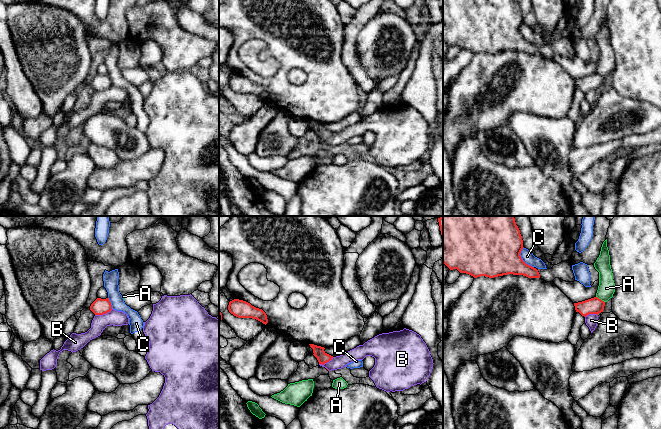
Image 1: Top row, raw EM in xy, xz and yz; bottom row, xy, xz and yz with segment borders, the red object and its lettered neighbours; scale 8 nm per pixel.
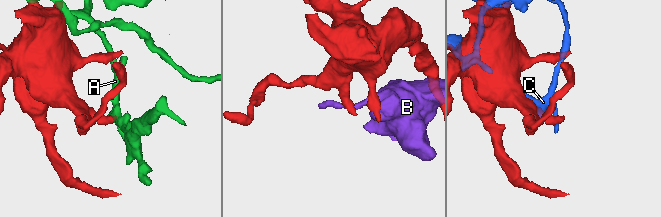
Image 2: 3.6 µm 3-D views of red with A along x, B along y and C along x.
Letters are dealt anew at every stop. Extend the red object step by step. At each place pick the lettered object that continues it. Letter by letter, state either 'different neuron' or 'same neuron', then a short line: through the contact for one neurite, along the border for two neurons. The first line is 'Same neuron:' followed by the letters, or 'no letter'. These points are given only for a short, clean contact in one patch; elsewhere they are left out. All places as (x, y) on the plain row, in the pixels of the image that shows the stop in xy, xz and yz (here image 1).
Same neuron: no letter
A: different neuron; line yz (596, 72), (604, 78)
B: different neuron; line xy (112, 85), (95, 91)
C: different neuron

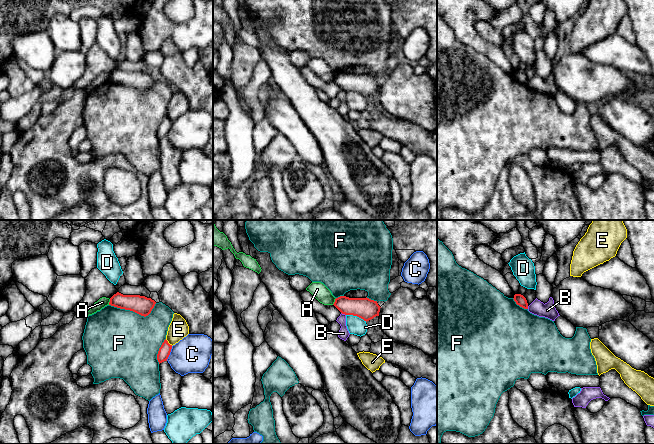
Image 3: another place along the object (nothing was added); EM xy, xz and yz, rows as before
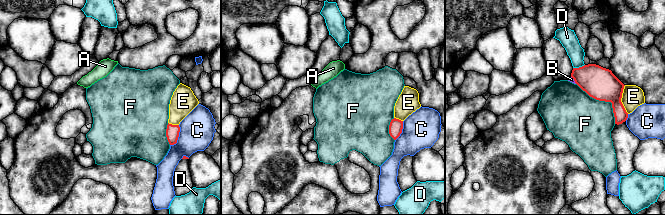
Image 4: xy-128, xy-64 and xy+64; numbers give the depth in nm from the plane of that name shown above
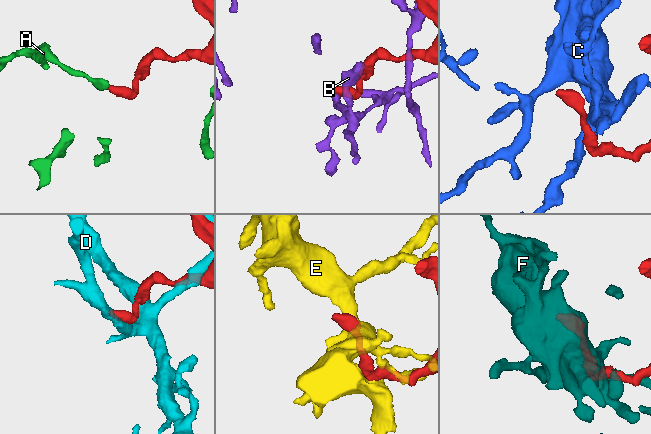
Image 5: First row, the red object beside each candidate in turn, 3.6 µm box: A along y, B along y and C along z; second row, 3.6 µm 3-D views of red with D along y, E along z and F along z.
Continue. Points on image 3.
Same neuron: no letter
A: different neuron; line xz (336, 74), (332, 80)
B: different neuron
C: different neuron
D: different neuron
E: different neuron
F: different neuron

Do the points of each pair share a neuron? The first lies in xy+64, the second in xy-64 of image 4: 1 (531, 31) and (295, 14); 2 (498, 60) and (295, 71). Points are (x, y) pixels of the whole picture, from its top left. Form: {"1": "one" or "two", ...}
{"1": "one", "2": "two"}

